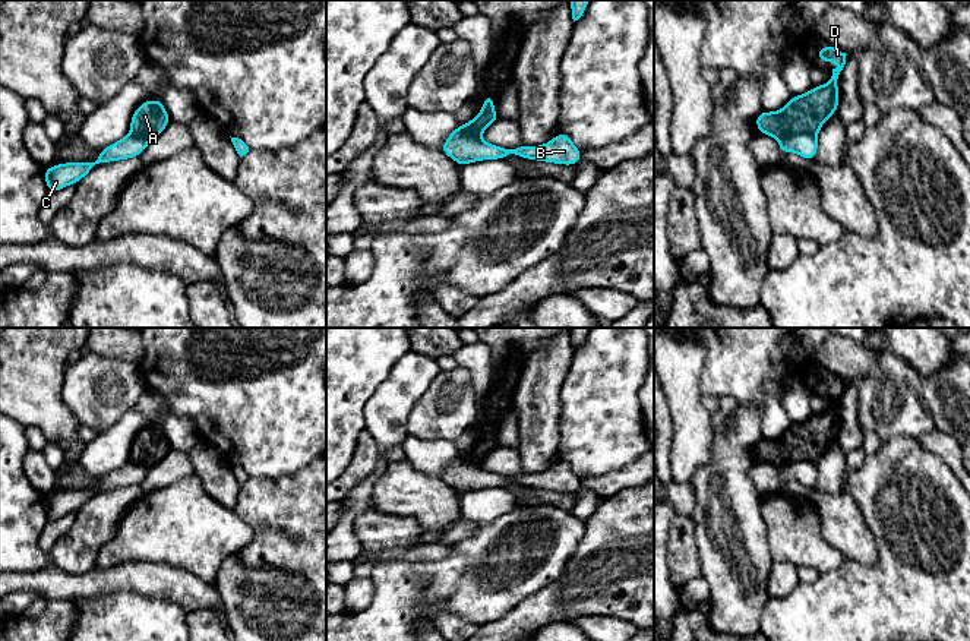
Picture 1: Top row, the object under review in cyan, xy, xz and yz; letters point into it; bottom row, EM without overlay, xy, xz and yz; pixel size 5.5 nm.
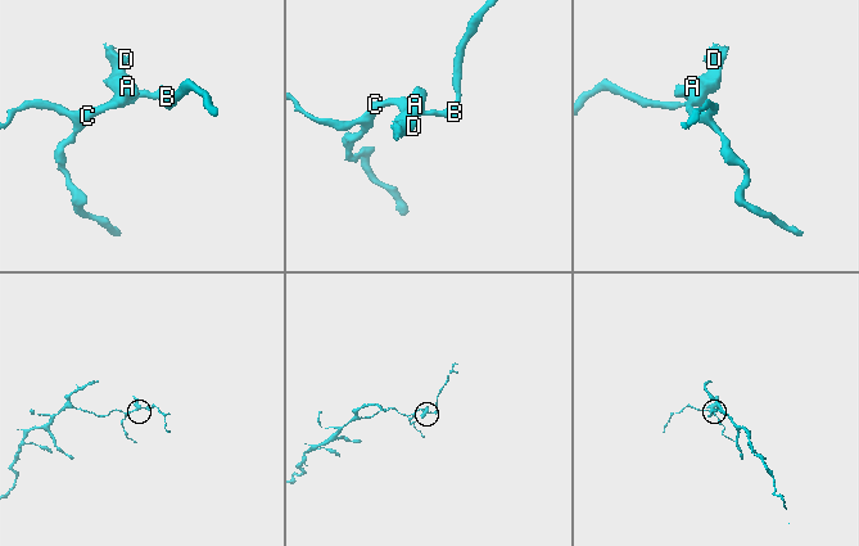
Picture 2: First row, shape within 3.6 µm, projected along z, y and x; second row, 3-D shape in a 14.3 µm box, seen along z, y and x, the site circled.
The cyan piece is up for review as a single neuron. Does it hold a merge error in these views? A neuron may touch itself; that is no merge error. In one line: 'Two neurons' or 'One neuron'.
Two neurons

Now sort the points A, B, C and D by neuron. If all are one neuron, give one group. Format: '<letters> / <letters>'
A D / B C

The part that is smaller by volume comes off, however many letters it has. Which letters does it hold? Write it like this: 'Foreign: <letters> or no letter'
Foreign: A, D

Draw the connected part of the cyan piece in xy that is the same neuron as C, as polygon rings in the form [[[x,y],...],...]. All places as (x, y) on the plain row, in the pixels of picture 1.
[[[129,461],[121,468],[99,477],[99,484],[95,489],[61,490],[59,493],[48,495],[44,498],[47,517],[48,520],[59,520],[69,512],[76,512],[99,492],[140,484],[148,471],[148,467]]]

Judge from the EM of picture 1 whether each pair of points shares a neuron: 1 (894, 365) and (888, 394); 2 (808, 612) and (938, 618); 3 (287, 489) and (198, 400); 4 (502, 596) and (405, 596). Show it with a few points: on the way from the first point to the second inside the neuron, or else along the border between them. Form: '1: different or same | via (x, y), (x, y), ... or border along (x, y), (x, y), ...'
1: same | via (893, 372), (893, 387)
2: same | via (840, 615), (906, 615)
3: different | border along (307, 464), (290, 474), (249, 477)
4: same | via (476, 587), (423, 572)

